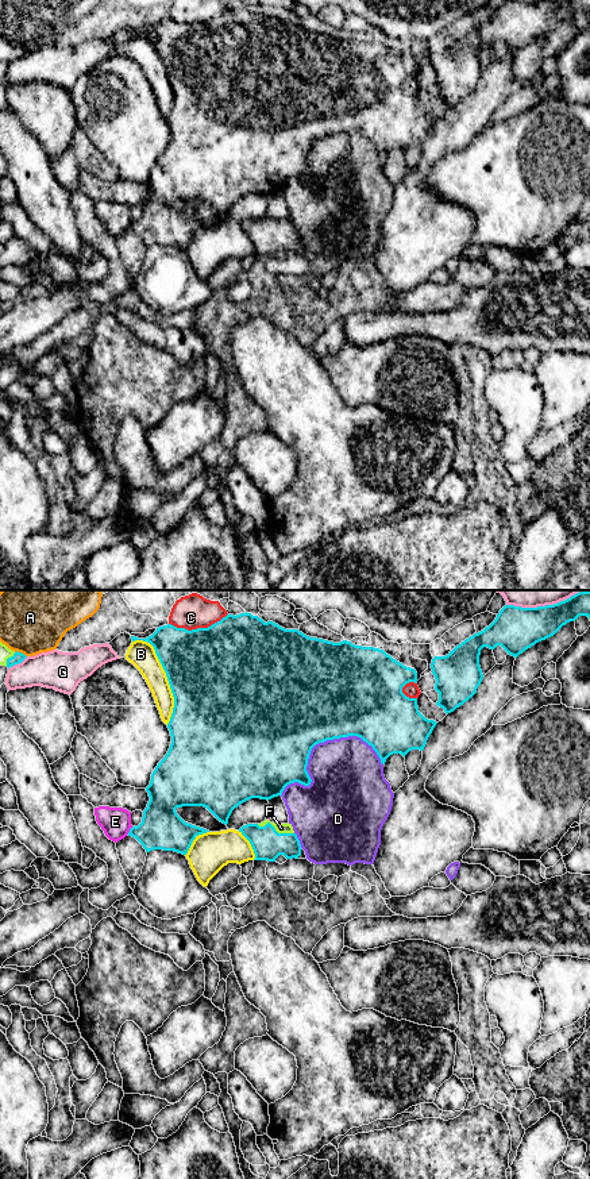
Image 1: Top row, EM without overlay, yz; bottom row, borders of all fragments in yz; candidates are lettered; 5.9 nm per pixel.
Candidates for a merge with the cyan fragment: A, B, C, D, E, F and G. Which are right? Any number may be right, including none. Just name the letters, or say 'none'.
F

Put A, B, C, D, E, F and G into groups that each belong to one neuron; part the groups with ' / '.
A / B / C / D / E / F / G

